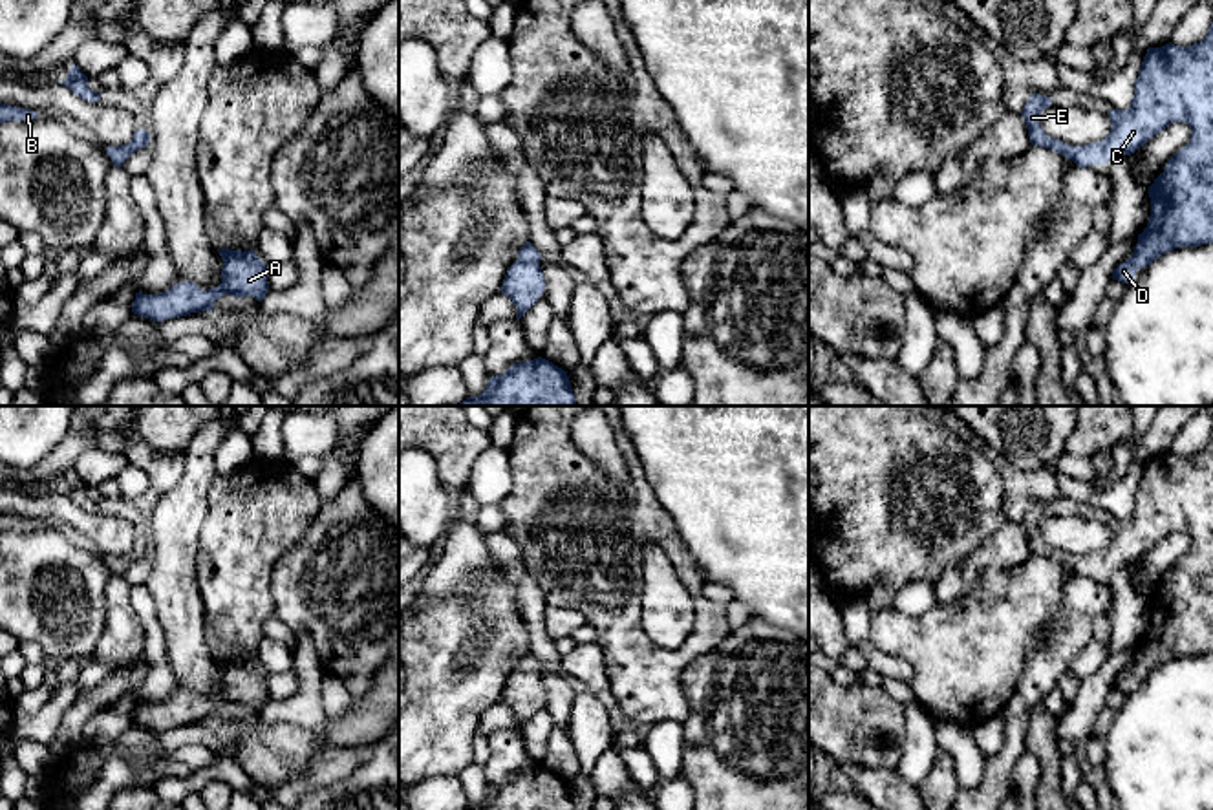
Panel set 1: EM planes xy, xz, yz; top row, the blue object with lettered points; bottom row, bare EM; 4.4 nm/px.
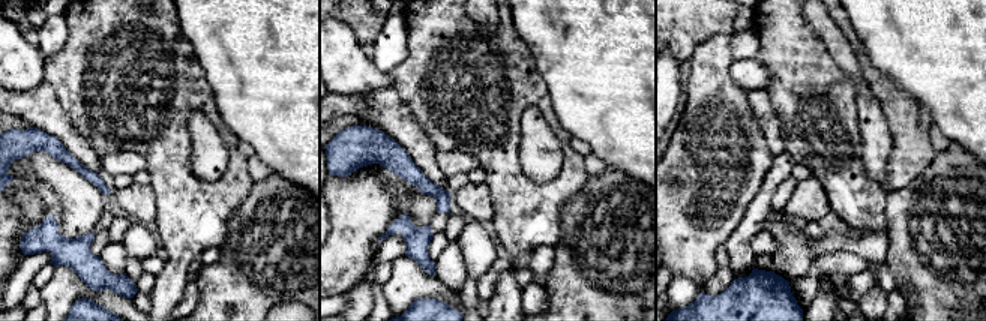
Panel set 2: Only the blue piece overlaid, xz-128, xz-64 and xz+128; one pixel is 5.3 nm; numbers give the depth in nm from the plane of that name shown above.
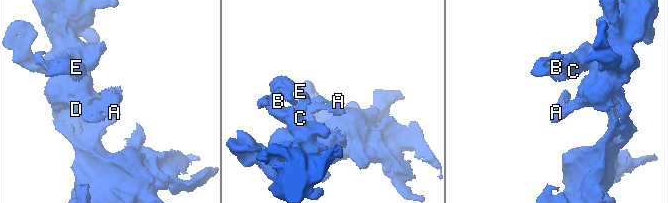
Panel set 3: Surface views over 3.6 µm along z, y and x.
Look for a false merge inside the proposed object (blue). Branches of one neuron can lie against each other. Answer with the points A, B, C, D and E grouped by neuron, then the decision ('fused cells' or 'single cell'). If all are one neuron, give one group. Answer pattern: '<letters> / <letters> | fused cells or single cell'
A B C D E | single cell

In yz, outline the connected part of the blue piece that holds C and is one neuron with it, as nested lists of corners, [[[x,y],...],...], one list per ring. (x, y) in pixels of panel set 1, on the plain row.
[[[1213,432],[1208,444],[1193,455],[1182,457],[1169,452],[1147,459],[1134,492],[1131,517],[1111,517],[1112,536],[1103,550],[1070,556],[1047,545],[1039,523],[1048,516],[1052,510],[1039,503],[1032,503],[1026,510],[1021,525],[1028,536],[1030,552],[1072,569],[1079,578],[1114,572],[1131,565],[1171,532],[1186,532],[1191,538],[1189,552],[1169,569],[1164,581],[1149,596],[1149,633],[1138,644],[1132,666],[1112,680],[1112,689],[1131,693],[1138,678],[1151,675],[1169,660],[1213,653]]]

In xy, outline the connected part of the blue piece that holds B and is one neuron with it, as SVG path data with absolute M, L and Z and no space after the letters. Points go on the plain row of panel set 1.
M0 512L0 534L5 530L33 530L37 528L37 521L26 519L26 517L16 517L9 514Z

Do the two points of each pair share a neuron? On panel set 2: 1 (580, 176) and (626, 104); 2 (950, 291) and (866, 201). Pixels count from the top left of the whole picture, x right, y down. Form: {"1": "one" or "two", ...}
{"1": "two", "2": "two"}

